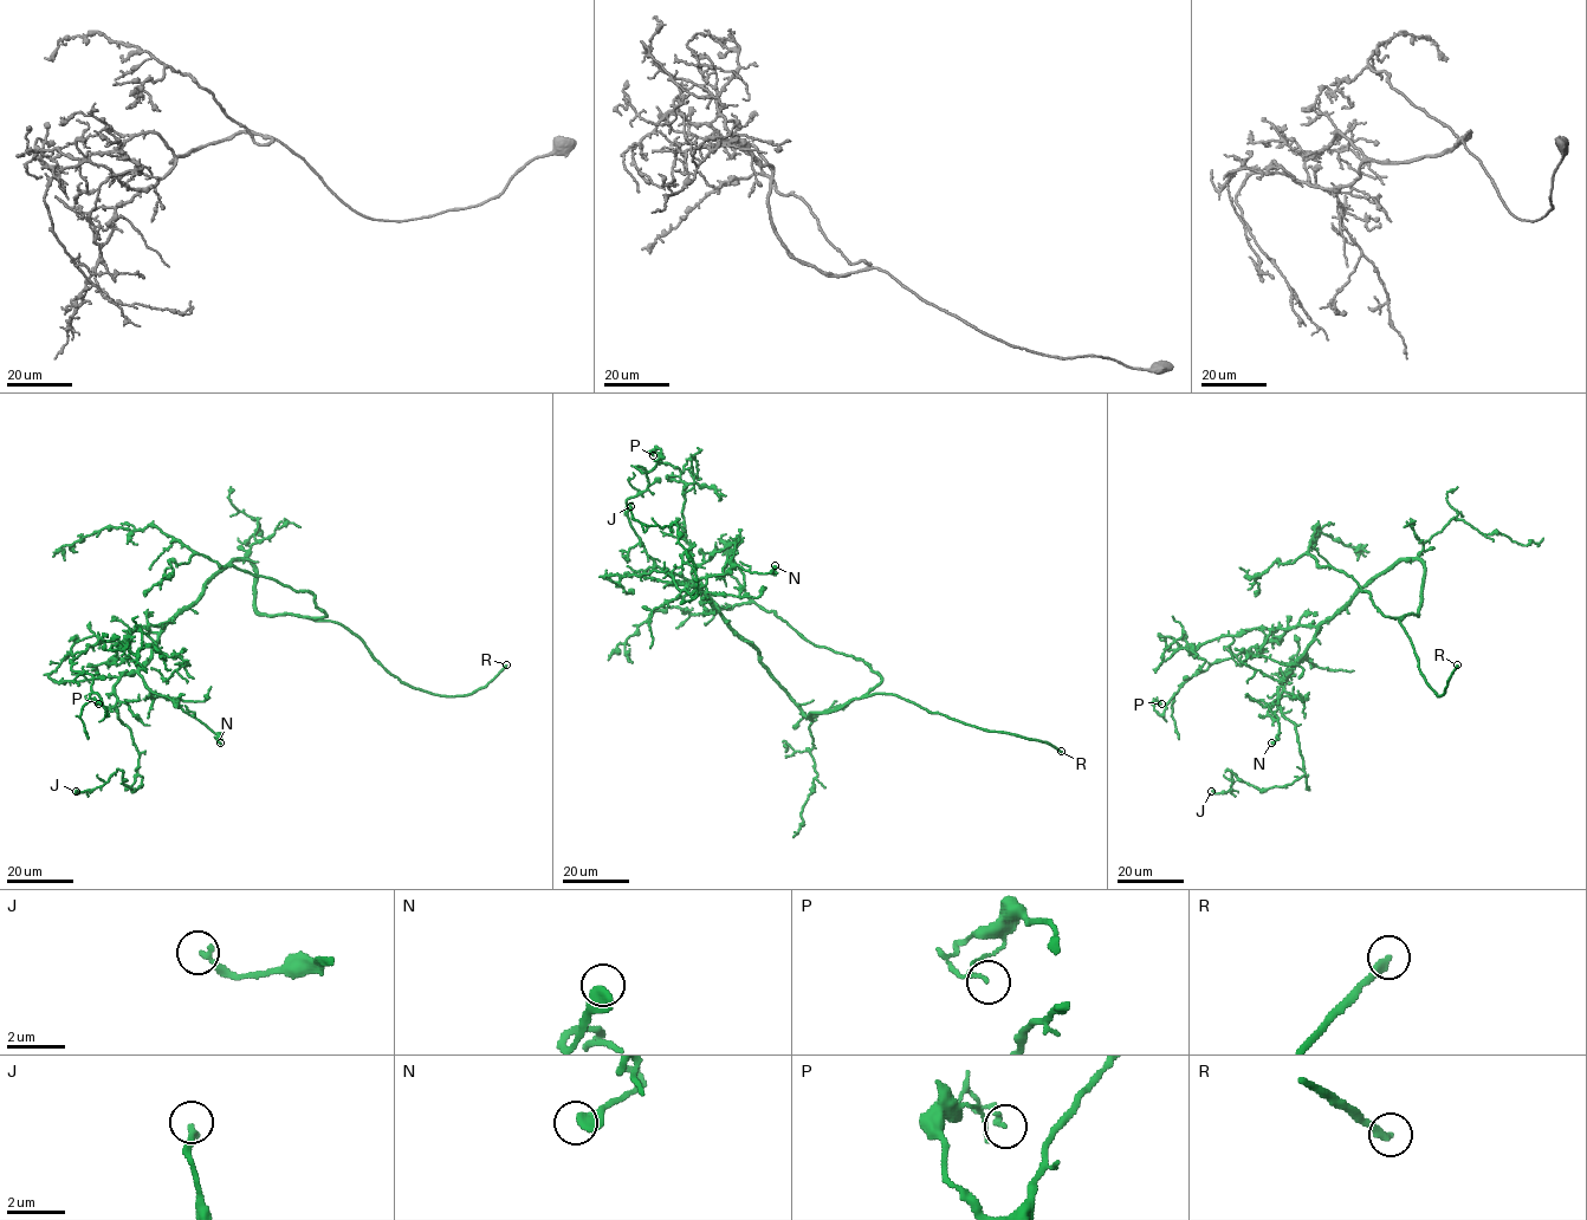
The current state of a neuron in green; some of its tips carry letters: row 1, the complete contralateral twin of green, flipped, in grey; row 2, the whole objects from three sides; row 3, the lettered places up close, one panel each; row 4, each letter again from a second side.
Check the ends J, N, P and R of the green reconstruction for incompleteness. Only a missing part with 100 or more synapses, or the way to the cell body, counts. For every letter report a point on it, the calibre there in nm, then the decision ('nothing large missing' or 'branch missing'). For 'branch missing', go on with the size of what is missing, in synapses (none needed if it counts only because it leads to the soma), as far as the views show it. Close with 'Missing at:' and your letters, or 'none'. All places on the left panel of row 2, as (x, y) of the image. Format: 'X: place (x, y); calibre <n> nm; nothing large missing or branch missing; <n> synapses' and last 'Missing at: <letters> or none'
J: place (76, 791); calibre 220 nm; nothing large missing
N: place (220, 742); calibre 360 nm; nothing large missing
P: place (98, 703); calibre 160 nm; nothing large missing
R: place (506, 664); calibre 280 nm; branch missing
Missing at: R

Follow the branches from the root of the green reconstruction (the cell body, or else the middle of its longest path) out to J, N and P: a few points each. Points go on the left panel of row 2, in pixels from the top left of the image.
J: (246, 559), (217, 572), (114, 687), (142, 785), (125, 785), (118, 769), (76, 791)
N: (246, 559), (233, 559), (163, 627), (138, 673), (151, 690), (168, 696), (215, 733), (220, 742)
P: (246, 559), (233, 559), (164, 625), (140, 627), (73, 659), (71, 670), (92, 676), (107, 714), (98, 703)

